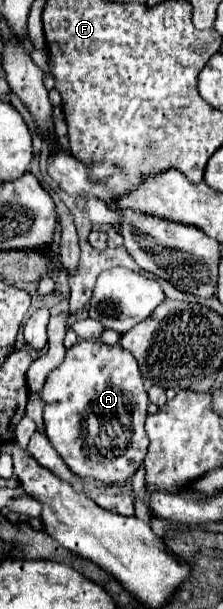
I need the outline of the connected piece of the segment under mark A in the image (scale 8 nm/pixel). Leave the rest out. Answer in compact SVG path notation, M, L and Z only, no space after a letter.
M78 340L66 350L64 362L48 374L40 398L46 404L46 436L74 474L100 480L102 484L126 484L134 476L148 450L148 438L144 432L148 394L134 356L130 356L128 350L122 350L118 344L110 346L104 342Z

